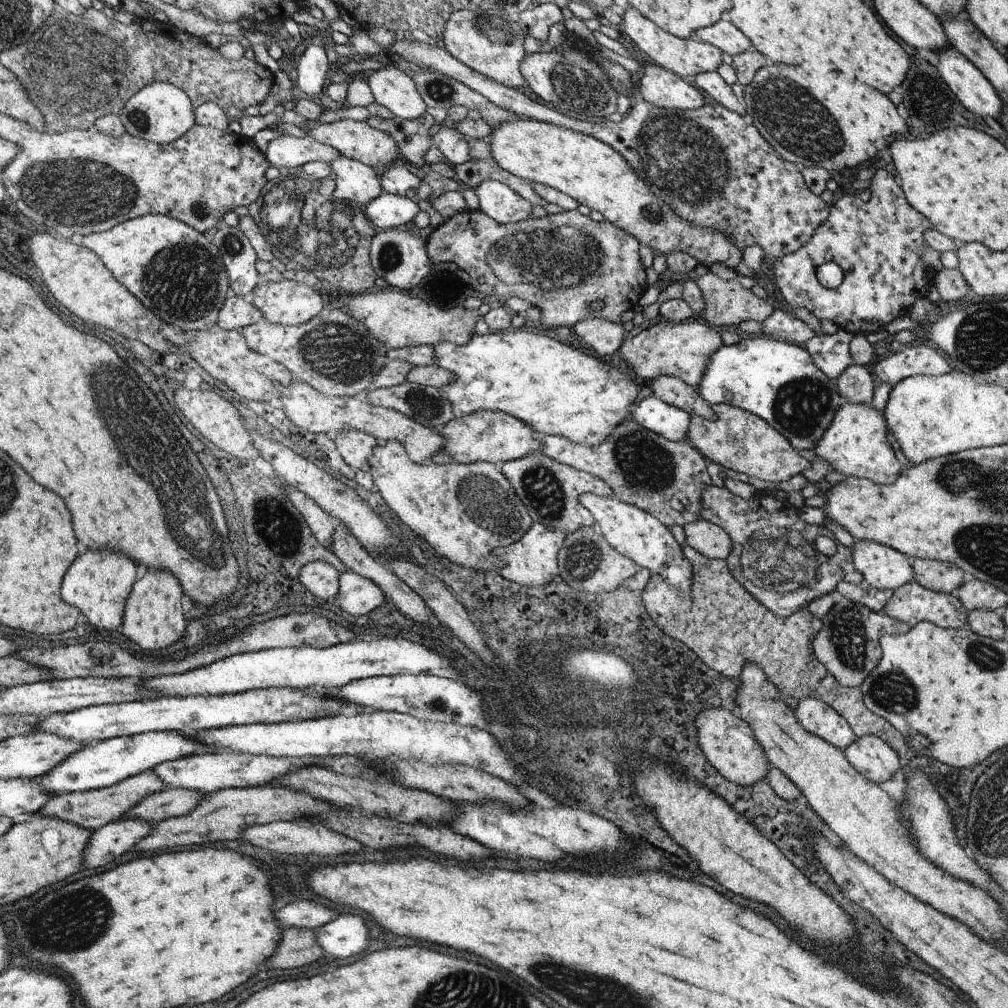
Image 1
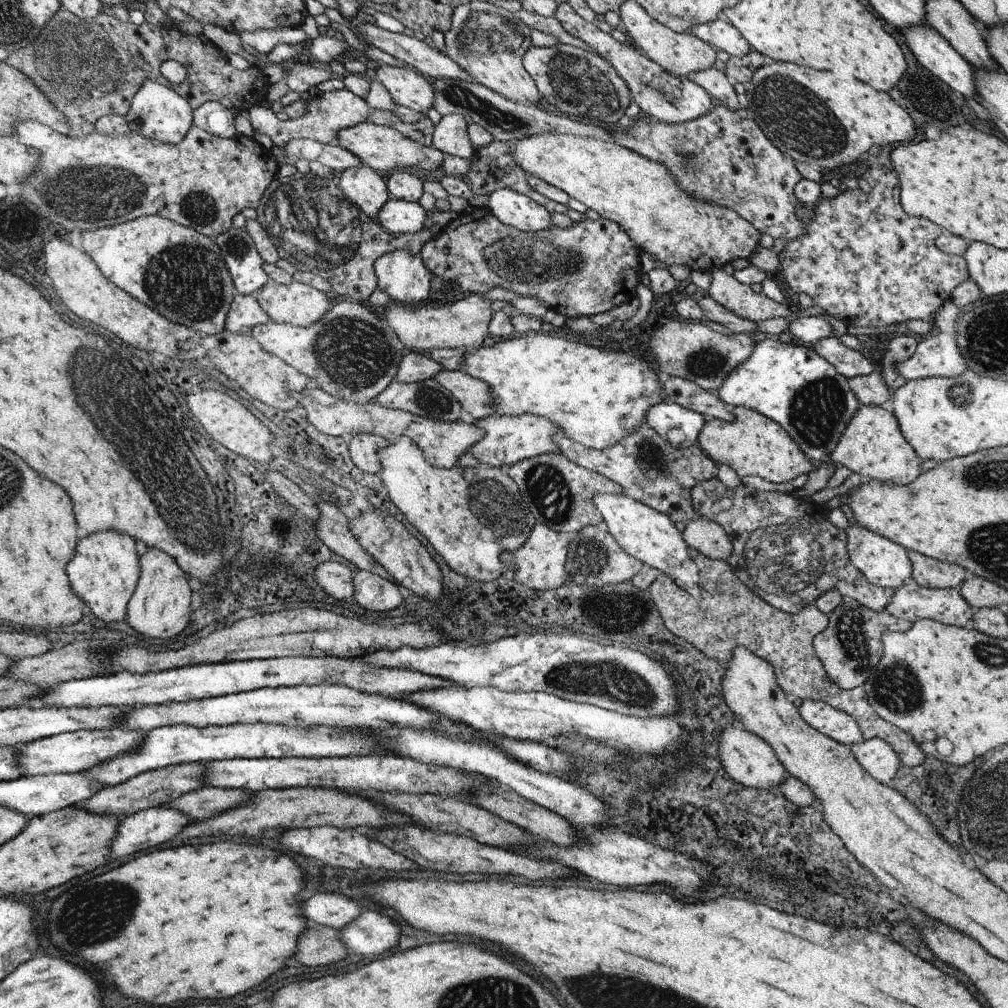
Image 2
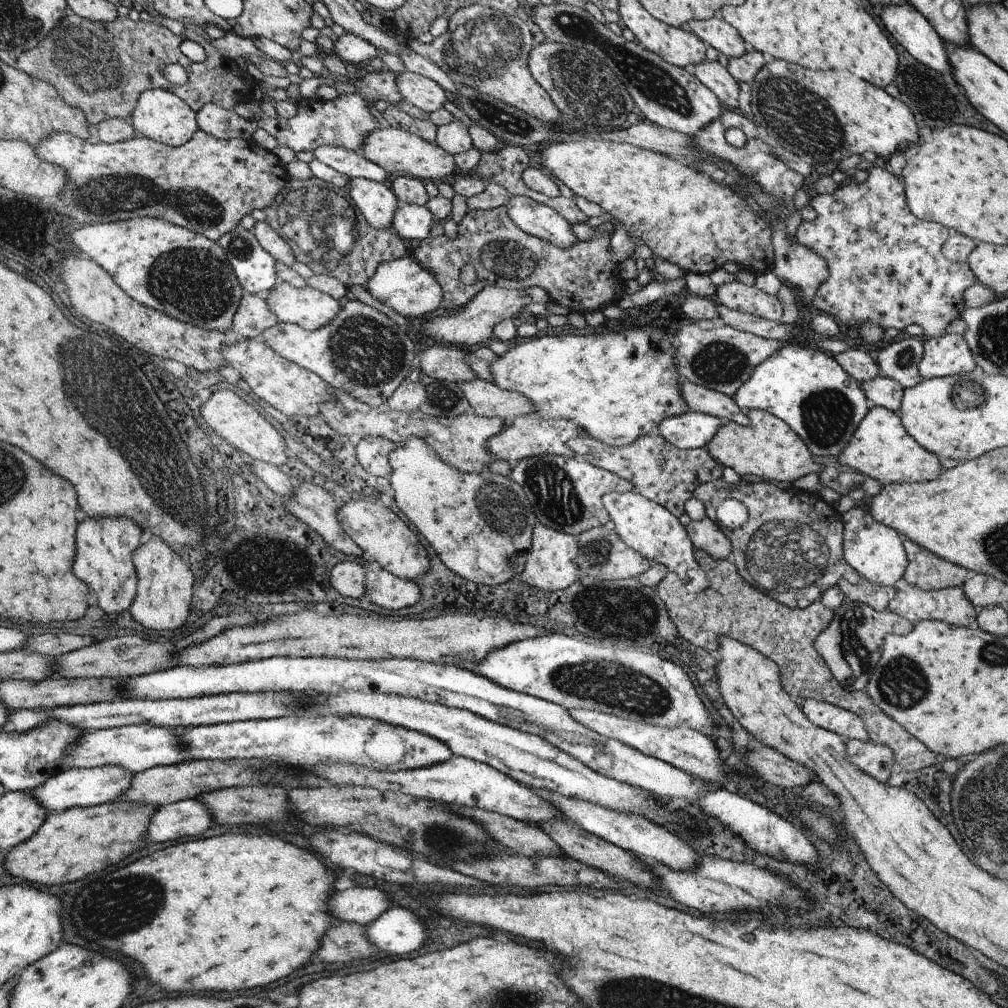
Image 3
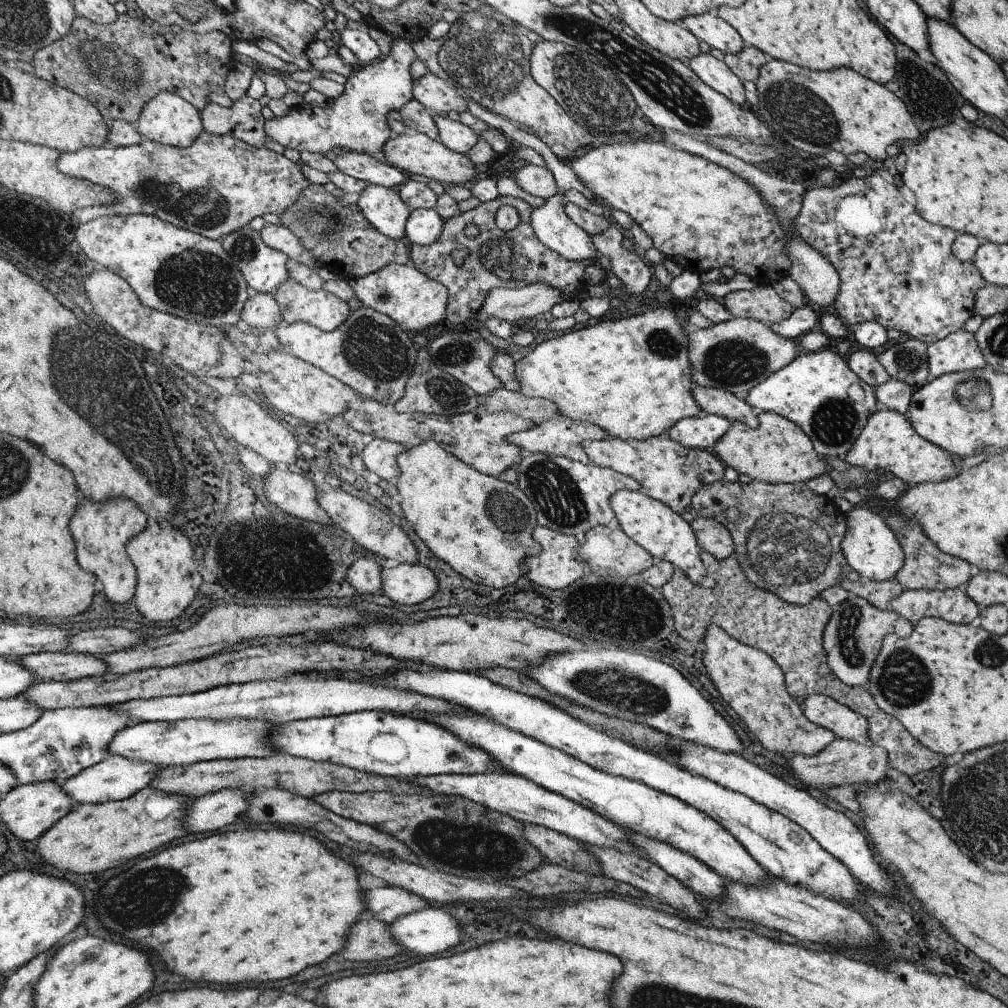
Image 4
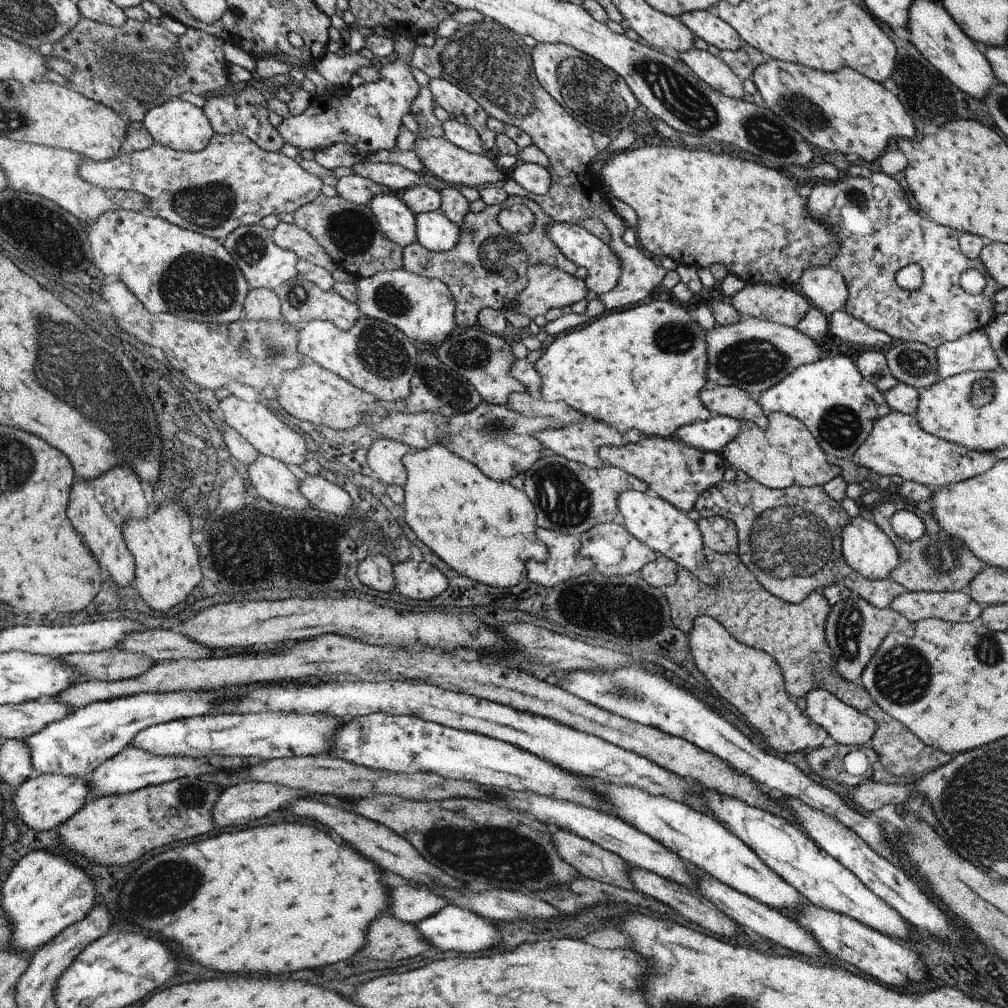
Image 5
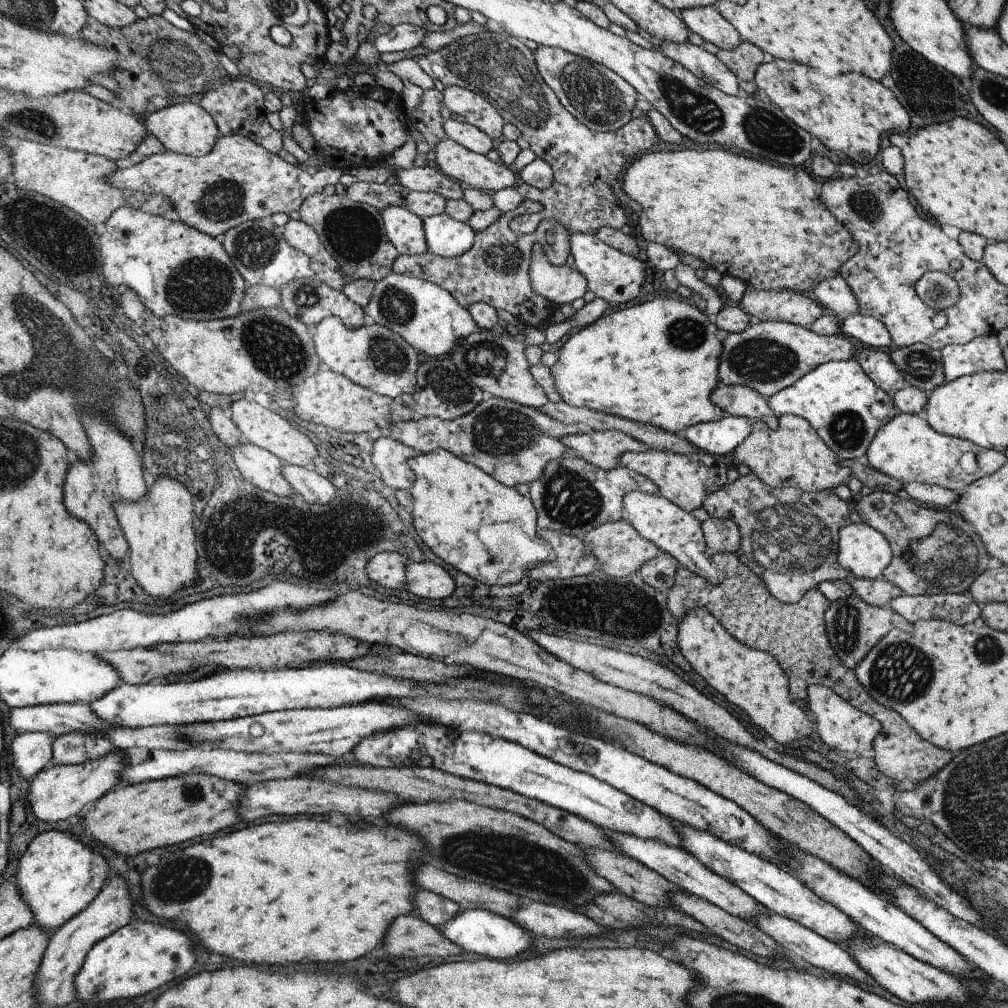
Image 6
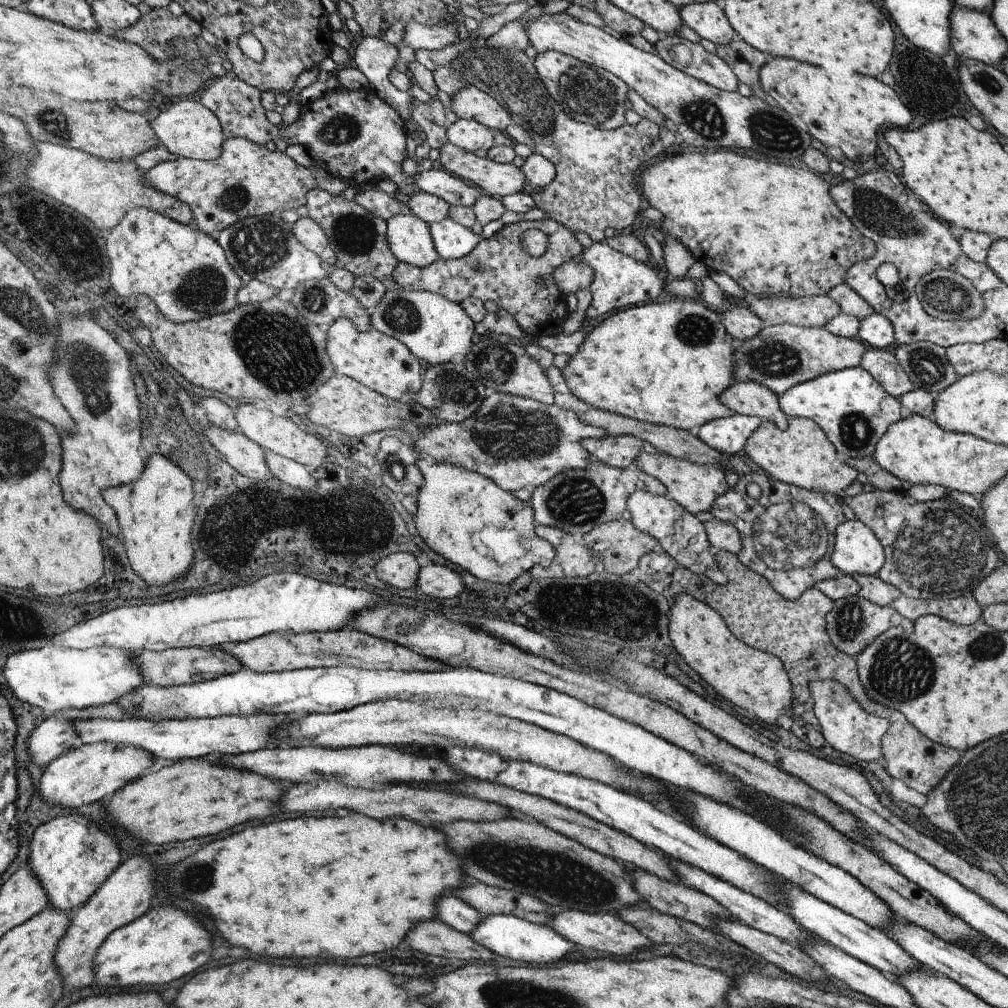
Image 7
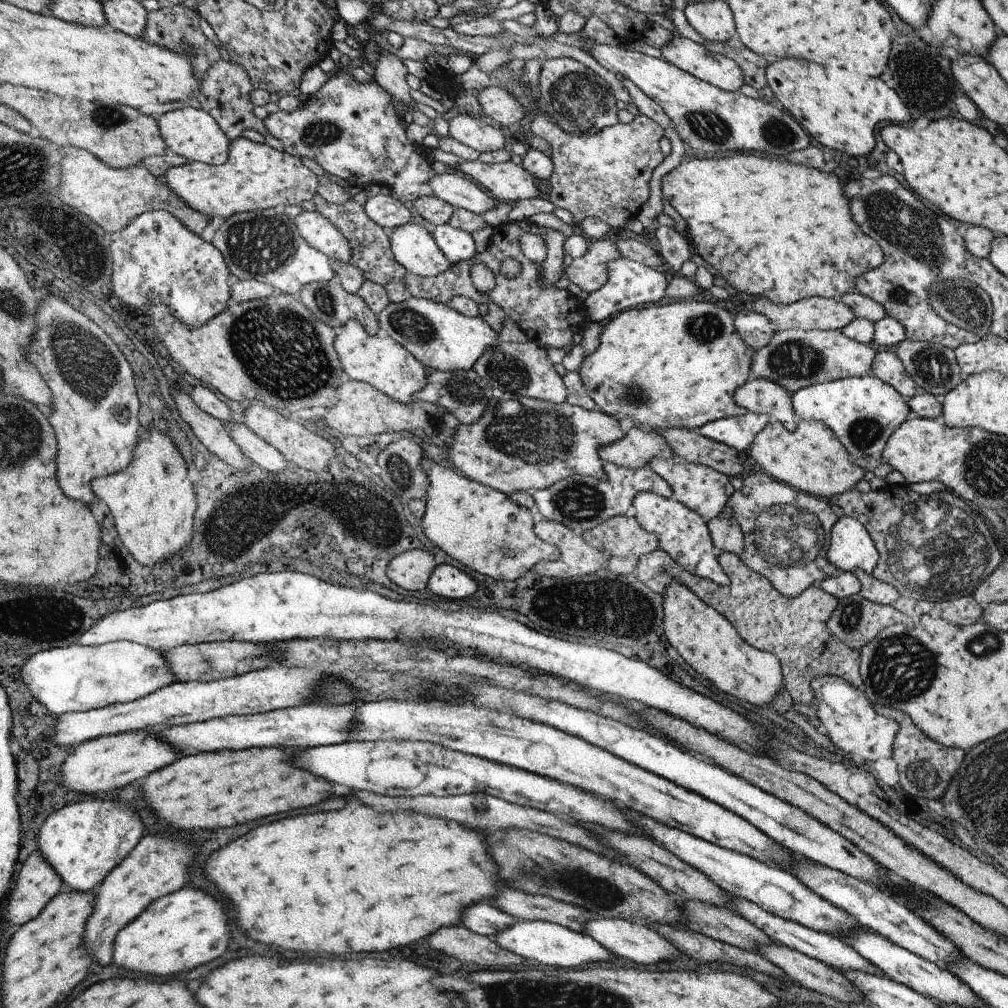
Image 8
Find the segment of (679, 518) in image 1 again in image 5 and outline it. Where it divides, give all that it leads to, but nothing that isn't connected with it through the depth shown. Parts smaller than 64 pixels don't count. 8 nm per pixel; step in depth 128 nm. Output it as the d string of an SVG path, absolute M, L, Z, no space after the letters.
M641 436L637 442L633 441L623 447L600 447L599 455L604 464L621 468L628 474L634 475L637 479L643 480L649 486L651 494L656 494L660 498L667 500L684 513L688 513L695 508L700 494L722 481L724 471L729 467L721 454L698 450L675 437Z

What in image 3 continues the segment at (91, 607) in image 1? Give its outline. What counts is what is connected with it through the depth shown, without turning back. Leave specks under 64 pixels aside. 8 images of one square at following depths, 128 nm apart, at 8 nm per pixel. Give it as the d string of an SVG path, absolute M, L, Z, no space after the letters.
M128 517L82 520L82 530L78 530L78 562L74 562L74 574L89 583L95 592L95 602L108 614L124 612L136 600L138 578L133 555L140 536L140 526Z

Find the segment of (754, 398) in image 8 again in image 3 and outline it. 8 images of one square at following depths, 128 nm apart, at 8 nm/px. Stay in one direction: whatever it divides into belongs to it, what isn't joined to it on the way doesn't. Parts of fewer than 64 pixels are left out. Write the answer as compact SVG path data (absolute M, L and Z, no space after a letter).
M686 380L682 381L681 393L690 412L706 413L724 422L734 421L739 425L748 425L750 422L747 411L740 408L732 397L724 393Z

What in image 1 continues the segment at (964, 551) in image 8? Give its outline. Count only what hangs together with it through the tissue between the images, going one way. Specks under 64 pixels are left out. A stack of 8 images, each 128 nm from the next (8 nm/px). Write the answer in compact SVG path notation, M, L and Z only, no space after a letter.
M911 559L914 580L924 588L943 593L955 593L968 578L962 569L946 561Z

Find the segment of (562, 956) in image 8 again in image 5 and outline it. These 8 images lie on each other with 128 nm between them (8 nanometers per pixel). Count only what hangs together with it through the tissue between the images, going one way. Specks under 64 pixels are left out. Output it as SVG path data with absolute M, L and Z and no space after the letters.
M452 904L445 906L427 919L421 920L416 926L419 933L422 933L433 946L434 951L456 950L456 952L474 954L474 952L484 952L492 946L502 944L502 932L494 924L490 924L486 917Z

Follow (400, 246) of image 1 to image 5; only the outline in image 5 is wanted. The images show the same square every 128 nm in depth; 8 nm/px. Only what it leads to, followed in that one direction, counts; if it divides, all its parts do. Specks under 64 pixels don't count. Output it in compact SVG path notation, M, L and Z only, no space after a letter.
M398 269L380 271L371 277L358 278L355 283L358 289L356 304L361 307L362 314L394 325L414 343L421 342L424 344L429 342L434 344L440 340L444 342L456 330L455 298L448 286L438 279L423 277L409 273L404 269Z

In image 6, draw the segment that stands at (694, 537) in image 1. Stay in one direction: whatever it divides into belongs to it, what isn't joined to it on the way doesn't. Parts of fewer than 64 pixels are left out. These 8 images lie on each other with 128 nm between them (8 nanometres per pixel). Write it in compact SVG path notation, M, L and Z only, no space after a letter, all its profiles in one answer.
M710 517L701 527L708 550L713 552L737 553L740 550L741 534L738 526L728 518Z

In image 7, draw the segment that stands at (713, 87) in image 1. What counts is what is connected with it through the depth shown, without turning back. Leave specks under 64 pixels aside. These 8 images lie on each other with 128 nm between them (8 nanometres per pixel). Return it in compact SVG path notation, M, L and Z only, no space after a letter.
M676 34L667 35L655 44L658 56L689 76L723 91L736 91L738 77L725 60L700 45Z

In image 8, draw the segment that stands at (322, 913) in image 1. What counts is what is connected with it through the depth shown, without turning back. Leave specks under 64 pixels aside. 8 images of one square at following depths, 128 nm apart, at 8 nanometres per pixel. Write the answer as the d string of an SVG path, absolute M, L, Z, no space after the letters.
M480 902L463 911L460 924L475 933L494 938L518 921L519 919L513 918L512 915L500 910L490 902Z

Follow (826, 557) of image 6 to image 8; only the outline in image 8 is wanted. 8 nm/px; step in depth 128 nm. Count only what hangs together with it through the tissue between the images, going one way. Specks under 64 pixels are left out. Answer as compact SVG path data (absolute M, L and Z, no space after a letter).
M761 470L744 478L742 490L734 491L727 500L729 506L733 510L732 517L738 521L743 532L744 550L740 558L746 566L765 576L780 594L788 598L797 597L809 586L819 586L826 578L838 576L842 572L827 559L831 528L839 519L832 511L829 500L795 489Z

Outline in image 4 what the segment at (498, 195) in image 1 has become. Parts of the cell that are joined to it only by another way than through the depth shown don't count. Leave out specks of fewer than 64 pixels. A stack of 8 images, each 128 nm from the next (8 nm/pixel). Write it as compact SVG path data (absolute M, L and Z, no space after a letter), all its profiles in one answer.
M465 98L468 104L468 110L473 117L476 117L485 123L488 123L489 127L495 128L502 131L510 140L514 140L517 143L530 147L535 150L539 155L541 155L545 160L546 168L549 169L556 182L557 193L550 197L544 206L535 208L531 214L531 225L535 235L539 238L544 246L550 248L550 250L555 251L564 258L571 261L594 261L596 264L599 261L600 253L596 250L596 246L592 241L591 235L589 235L585 230L582 230L566 213L564 204L566 203L565 197L562 192L570 189L576 189L582 193L589 200L594 200L595 196L581 180L580 177L574 172L574 170L566 165L557 158L557 156L550 150L547 144L544 144L540 138L532 134L529 130L522 129L521 127L513 124L507 119L504 119L500 114L494 114L477 103L476 100L471 98Z

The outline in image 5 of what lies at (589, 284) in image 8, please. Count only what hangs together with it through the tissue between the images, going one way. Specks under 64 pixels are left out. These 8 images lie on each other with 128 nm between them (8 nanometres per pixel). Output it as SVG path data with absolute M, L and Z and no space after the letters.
M538 263L527 275L528 284L507 309L534 319L551 308L572 306L590 296L585 280L559 268Z

